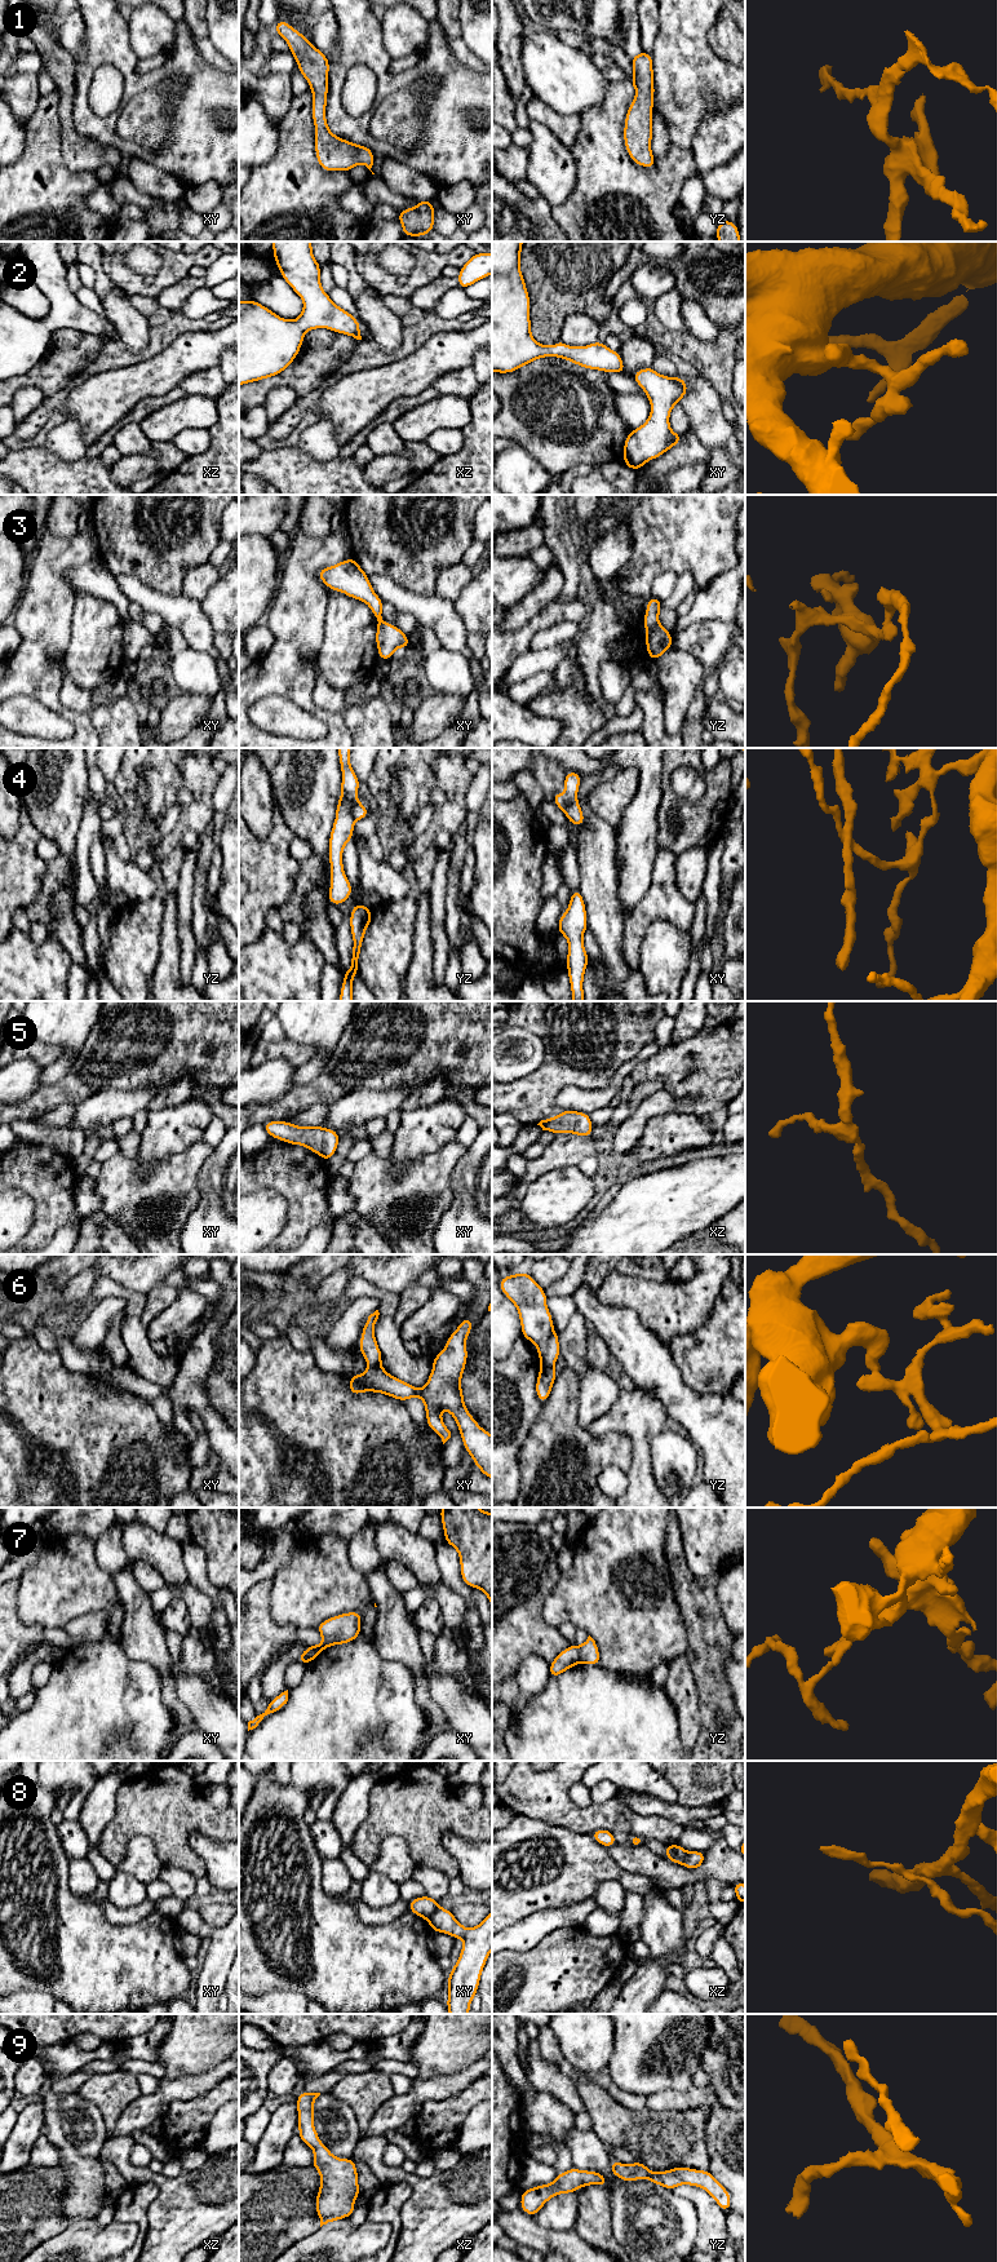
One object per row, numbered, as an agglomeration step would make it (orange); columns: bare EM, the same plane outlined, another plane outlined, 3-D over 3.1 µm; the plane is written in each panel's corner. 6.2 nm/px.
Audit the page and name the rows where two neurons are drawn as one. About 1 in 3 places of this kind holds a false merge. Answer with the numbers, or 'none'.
3, 4, 6, 7, 8

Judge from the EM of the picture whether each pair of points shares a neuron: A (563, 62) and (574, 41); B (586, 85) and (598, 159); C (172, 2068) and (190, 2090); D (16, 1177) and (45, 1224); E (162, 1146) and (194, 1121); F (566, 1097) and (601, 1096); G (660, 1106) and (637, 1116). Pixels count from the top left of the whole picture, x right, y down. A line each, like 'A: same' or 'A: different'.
A: different
B: different
C: different
D: same
E: same
F: same
G: same

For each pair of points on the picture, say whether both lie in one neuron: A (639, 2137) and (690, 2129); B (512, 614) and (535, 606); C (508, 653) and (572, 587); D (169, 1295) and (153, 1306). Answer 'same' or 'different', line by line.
A: same
B: same
C: different
D: same

